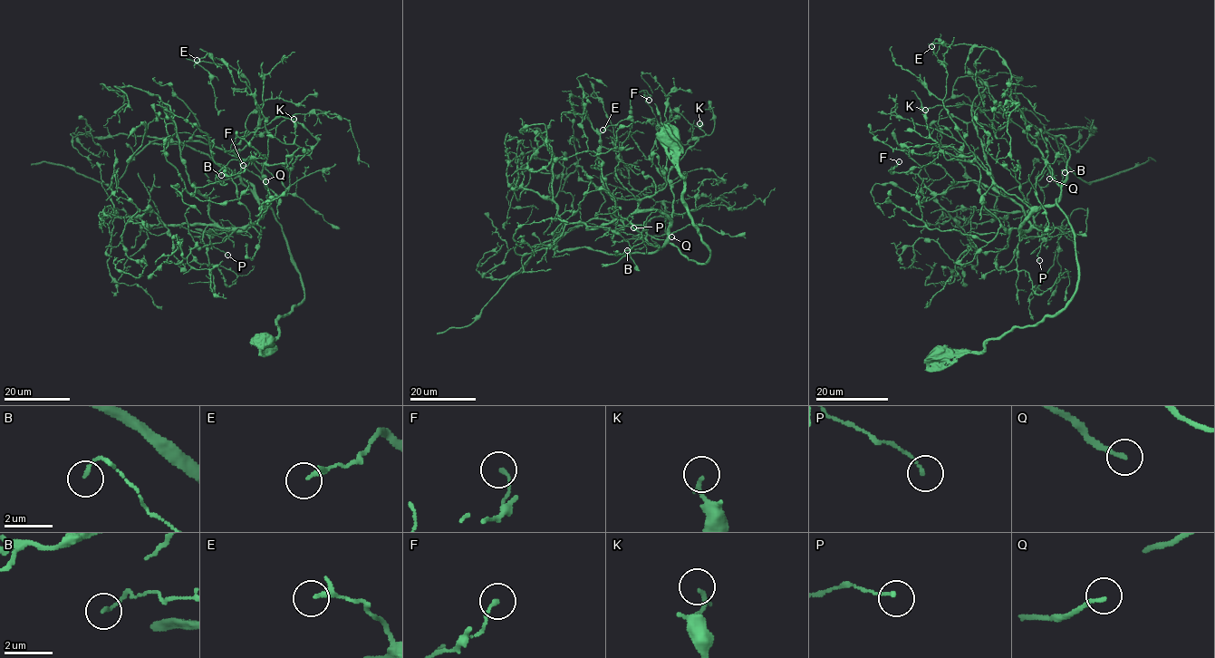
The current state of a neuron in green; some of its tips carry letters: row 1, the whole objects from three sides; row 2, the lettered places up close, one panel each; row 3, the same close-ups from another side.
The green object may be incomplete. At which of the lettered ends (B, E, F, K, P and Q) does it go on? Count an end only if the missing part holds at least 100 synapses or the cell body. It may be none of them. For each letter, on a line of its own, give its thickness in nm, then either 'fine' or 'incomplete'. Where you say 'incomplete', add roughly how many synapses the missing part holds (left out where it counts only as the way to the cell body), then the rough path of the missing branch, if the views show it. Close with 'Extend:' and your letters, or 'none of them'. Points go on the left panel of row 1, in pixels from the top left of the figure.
B: 140 nm | fine
E: 200 nm | fine
F: 140 nm | fine
K: 190 nm | fine
P: 130 nm | fine
Q: 160 nm | incomplete | 140 syn | (265, 181), (287, 198), (300, 217), (326, 233), (343, 228), (368, 208), (361, 195), (352, 200), (340, 197)
Extend: Q

